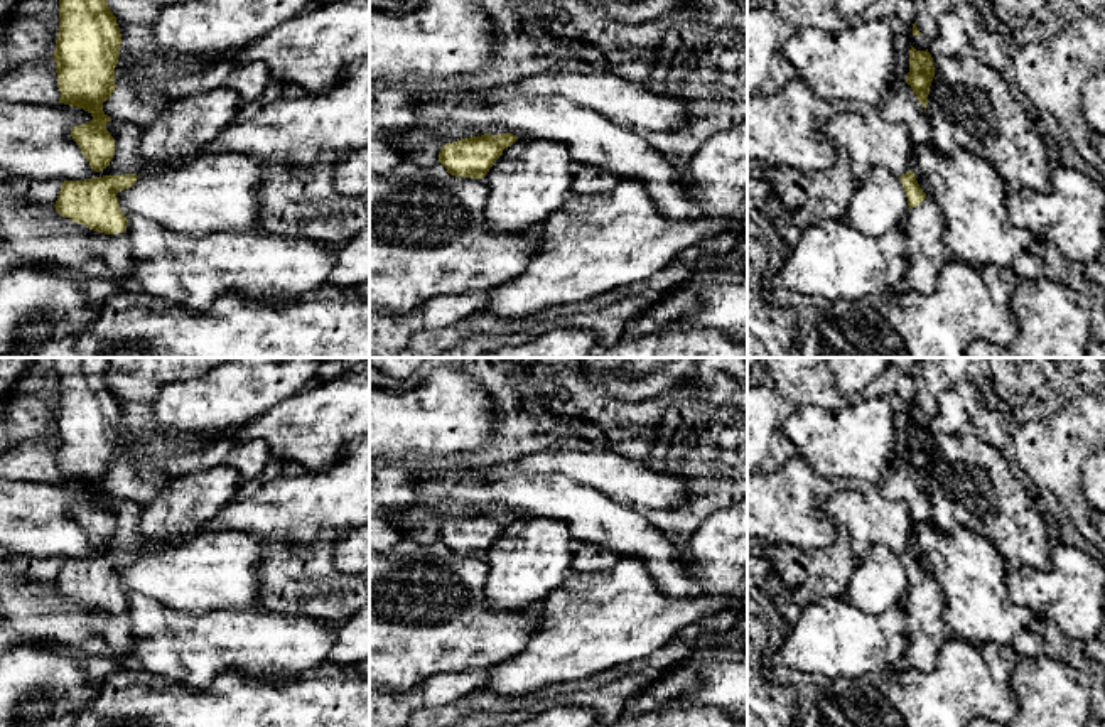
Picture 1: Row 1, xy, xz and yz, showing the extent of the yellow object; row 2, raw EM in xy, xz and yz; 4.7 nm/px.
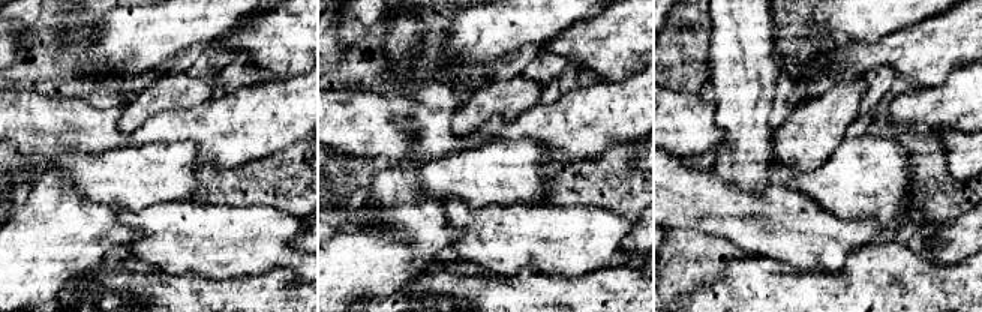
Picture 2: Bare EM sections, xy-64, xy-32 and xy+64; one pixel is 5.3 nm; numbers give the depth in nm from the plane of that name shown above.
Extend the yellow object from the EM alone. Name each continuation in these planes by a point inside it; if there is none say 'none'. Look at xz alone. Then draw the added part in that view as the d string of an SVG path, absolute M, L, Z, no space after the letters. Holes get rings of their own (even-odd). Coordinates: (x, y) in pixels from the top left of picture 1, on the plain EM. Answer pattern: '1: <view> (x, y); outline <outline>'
none

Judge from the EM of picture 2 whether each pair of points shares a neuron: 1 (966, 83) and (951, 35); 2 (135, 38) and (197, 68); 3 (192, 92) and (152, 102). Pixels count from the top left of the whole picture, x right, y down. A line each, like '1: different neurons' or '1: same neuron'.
1: different neurons
2: different neurons
3: same neuron

